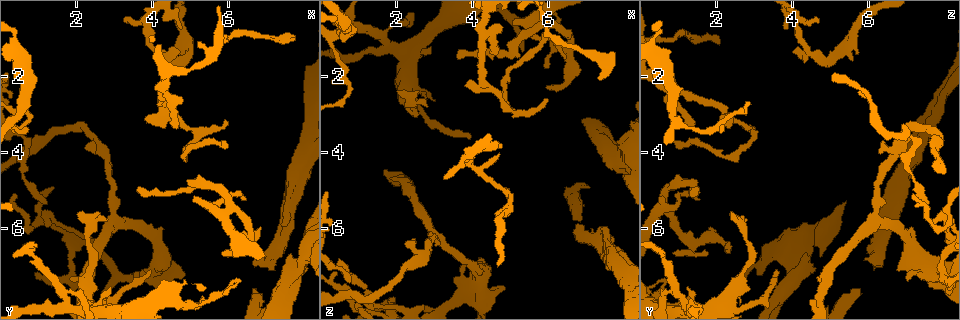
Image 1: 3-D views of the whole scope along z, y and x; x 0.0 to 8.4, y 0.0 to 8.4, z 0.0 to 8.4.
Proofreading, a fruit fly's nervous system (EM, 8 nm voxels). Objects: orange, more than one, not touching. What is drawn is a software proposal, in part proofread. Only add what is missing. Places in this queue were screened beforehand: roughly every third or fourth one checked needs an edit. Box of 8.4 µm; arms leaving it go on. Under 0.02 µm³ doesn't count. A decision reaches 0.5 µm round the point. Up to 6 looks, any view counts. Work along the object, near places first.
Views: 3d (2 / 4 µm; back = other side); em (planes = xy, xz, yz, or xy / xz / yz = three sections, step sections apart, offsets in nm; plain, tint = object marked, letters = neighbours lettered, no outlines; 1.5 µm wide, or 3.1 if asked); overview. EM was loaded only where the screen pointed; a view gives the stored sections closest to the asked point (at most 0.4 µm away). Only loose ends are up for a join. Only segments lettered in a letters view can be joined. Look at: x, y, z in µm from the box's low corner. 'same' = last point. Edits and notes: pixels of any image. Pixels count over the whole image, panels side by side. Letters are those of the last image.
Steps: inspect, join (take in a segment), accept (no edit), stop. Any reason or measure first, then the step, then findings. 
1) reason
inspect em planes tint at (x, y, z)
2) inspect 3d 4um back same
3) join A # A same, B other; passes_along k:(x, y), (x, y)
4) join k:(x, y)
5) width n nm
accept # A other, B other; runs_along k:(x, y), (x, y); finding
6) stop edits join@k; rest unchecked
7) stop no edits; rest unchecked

thin end
inspect 3d 2um back at (6.05, 3.20, 2.60)

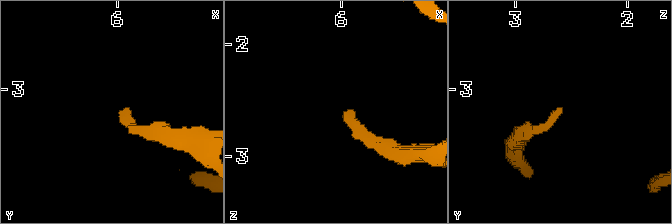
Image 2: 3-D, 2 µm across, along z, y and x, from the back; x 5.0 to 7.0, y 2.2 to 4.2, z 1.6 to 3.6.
need the tissue
inspect em xz step 8 letters at (5.98, 3.20, 2.64)

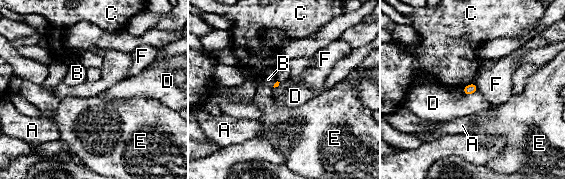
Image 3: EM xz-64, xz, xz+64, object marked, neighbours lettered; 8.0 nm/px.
accept # A other, B other, C other, D other, E other, F other; border 3:(477, 90), (463, 95); no lettered segment goes on from it

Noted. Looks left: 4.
end of a long branch
inspect 3d 4um at (7.30, 1.00, 2.05)

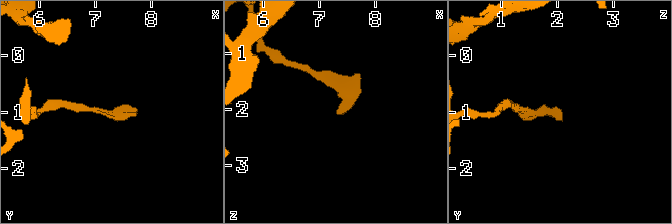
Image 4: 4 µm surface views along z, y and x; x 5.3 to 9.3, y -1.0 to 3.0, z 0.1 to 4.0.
inspect em planes letters at (7.30, 1.05, 2.10)

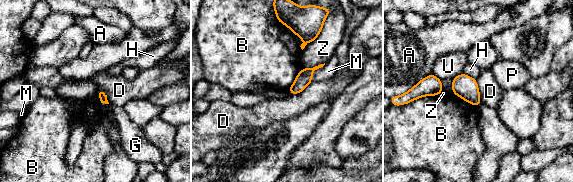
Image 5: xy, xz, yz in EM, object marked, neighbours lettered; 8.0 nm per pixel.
longest_contact B 280 nm
accept # A other, B other, D other, G other, H other, M other, P other, U other, Z other; border 5:(476, 79), (481, 102); none of them fits

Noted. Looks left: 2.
free end
inspect em xz step 8 letters at (1.30, 5.85, 7.60)

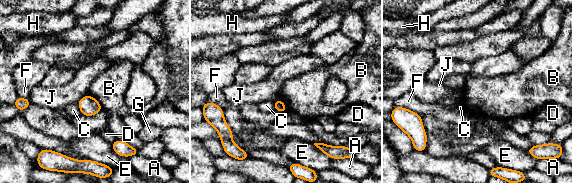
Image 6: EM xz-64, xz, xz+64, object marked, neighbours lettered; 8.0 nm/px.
cut it another way
inspect em planes letters same

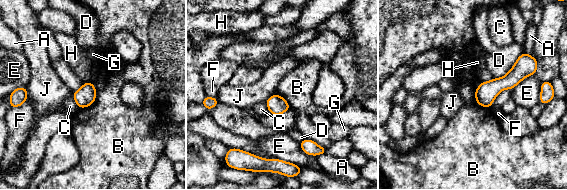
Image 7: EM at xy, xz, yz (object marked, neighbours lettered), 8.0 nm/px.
longest_contact D 340 nm
accept # A other, B other, C other, D other, E other, F other, G other, H other, J other; runs_along 7:(523, 60), (479, 101); none of them fits

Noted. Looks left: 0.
stop no edits; rest unchecked

